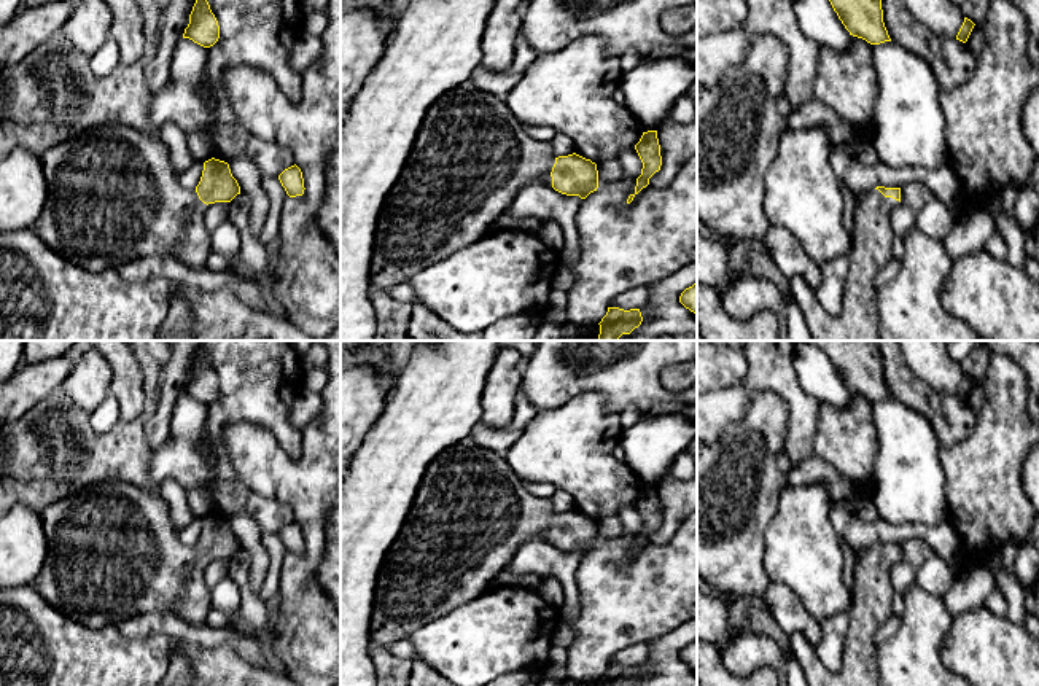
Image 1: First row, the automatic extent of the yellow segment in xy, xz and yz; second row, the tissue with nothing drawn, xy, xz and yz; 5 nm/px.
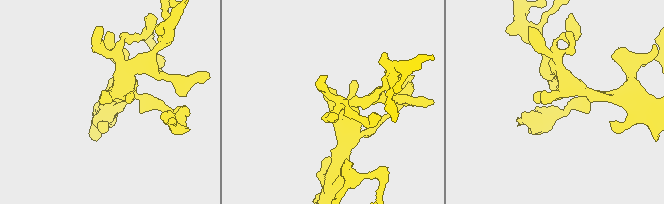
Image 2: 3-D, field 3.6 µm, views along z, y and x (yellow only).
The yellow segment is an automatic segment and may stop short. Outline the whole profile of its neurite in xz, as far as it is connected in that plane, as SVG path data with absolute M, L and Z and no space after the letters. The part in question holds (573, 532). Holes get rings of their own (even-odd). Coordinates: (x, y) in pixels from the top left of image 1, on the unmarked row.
M469 438L450 446L428 465L407 519L383 560L369 626L371 645L407 640L430 621L477 598L531 538L586 555L598 544L598 527L595 519L576 509L555 514L549 498L523 487L506 457Z

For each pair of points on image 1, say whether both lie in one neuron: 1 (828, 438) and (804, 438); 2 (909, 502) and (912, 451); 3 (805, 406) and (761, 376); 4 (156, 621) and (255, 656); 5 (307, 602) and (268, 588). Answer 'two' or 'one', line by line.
1: two
2: one
3: one
4: one
5: two

